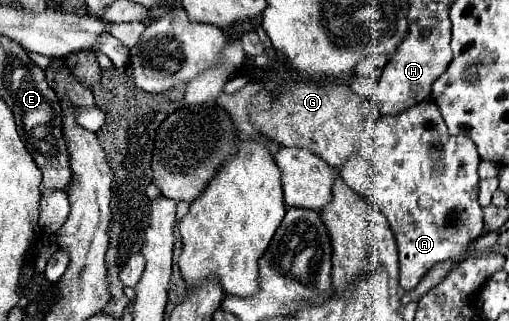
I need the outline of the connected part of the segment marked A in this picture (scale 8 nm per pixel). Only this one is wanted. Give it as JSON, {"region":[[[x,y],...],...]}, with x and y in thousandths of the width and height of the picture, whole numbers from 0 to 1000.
{"region":[[[847,308],[788,358],[749,364],[717,427],[701,433],[701,464],[666,545],[760,676],[784,776],[788,900],[815,900],[859,819],[910,801],[917,763],[949,726],[937,514],[933,445],[882,421]]]}

